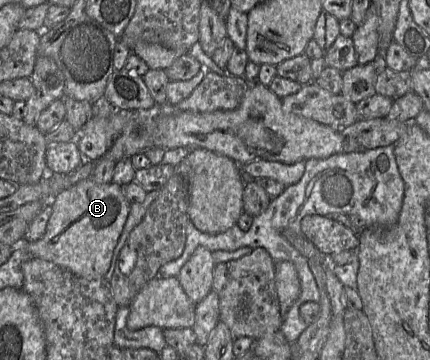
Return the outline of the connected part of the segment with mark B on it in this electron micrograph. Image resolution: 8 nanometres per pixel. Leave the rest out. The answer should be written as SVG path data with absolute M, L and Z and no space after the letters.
M91 178L81 180L55 196L44 236L34 242L24 242L24 247L33 257L55 263L79 277L103 279L110 268L114 249L130 212L130 205L123 195L122 186L113 182L99 184Z

